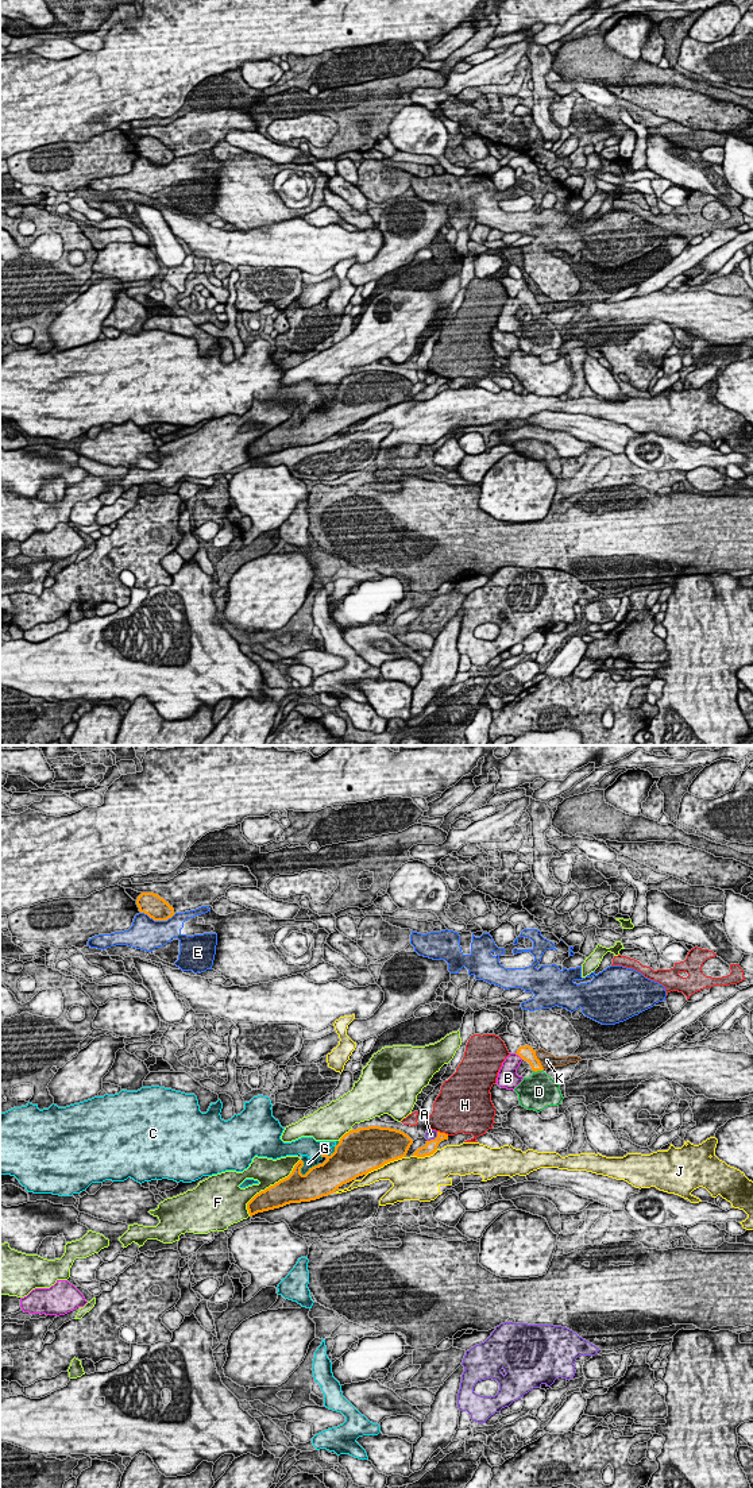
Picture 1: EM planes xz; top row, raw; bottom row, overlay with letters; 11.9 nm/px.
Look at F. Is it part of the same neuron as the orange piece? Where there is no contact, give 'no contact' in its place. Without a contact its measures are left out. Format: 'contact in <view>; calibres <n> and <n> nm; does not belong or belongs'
contact in xz; calibres 320 and 320 nm; does not belong

